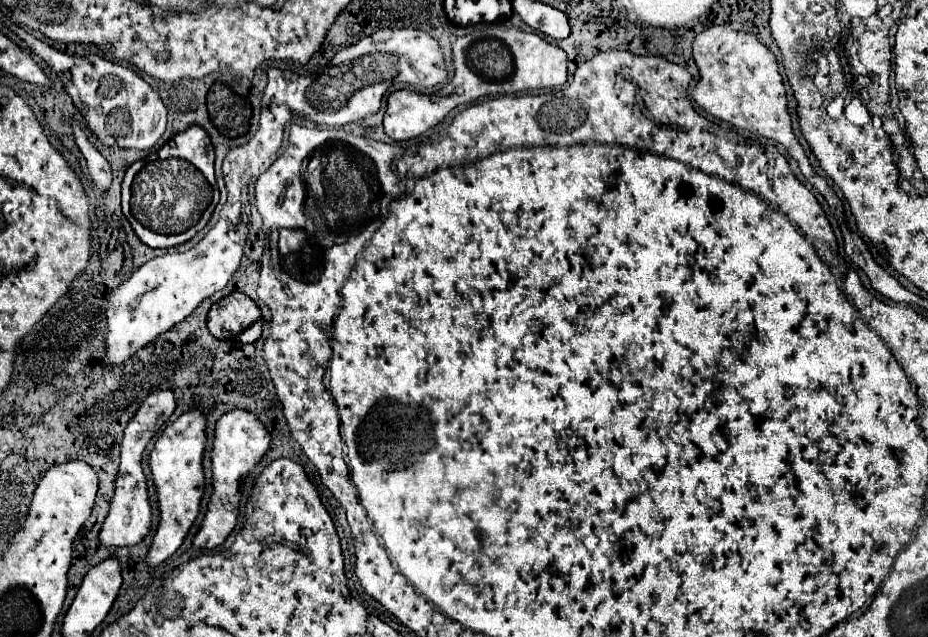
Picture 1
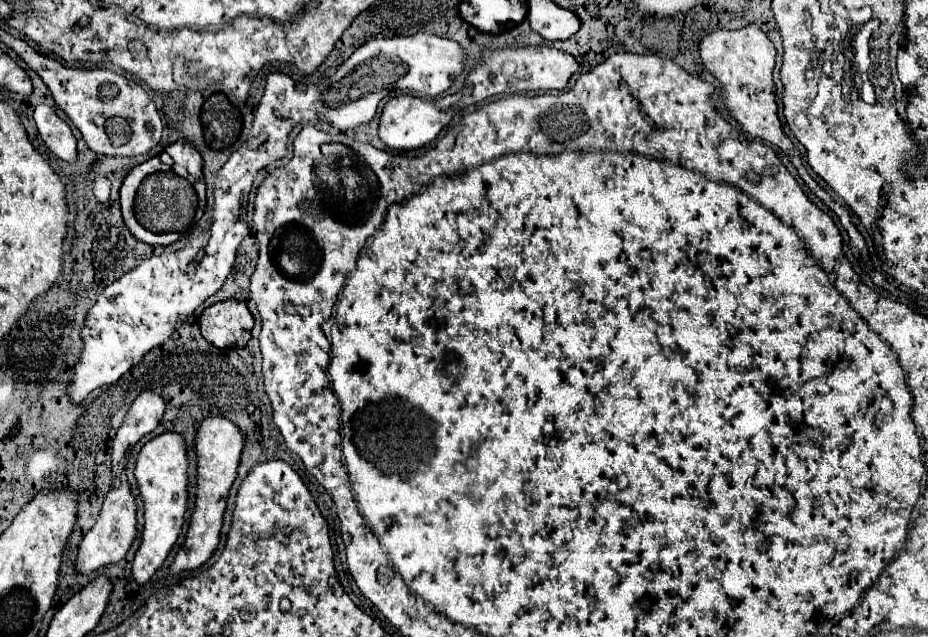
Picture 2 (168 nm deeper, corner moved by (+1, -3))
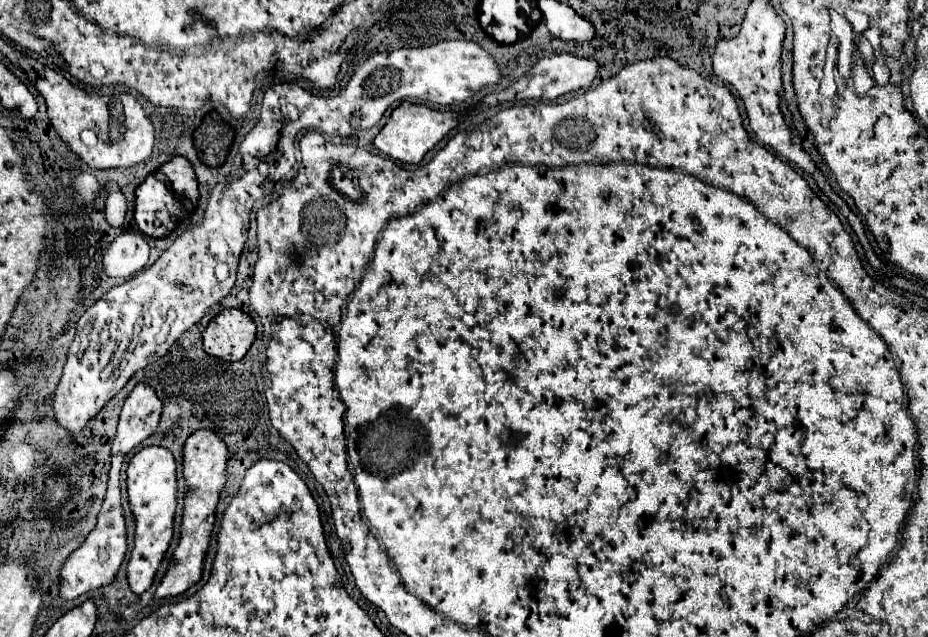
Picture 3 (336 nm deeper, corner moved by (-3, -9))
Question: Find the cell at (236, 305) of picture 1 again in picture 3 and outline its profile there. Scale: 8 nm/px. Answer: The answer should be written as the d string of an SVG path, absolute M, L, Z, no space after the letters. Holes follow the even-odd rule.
M222 310L210 320L202 334L204 352L226 362L238 362L252 346L256 338L256 324L252 318L238 310Z

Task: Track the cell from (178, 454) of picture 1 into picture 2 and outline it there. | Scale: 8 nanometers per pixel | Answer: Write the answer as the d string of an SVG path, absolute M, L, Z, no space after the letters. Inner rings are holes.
M164 432L146 442L138 454L134 474L144 500L144 532L132 562L132 576L138 584L144 584L168 558L184 526L188 508L188 452L184 438L176 432Z

